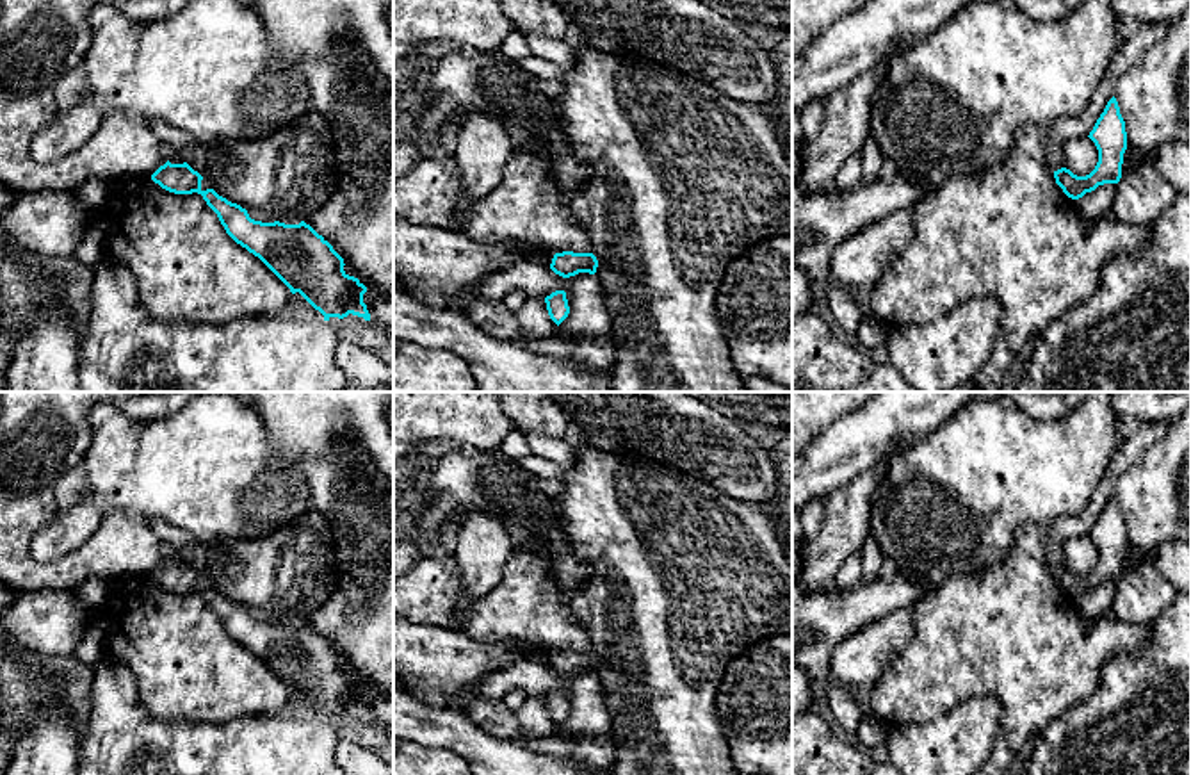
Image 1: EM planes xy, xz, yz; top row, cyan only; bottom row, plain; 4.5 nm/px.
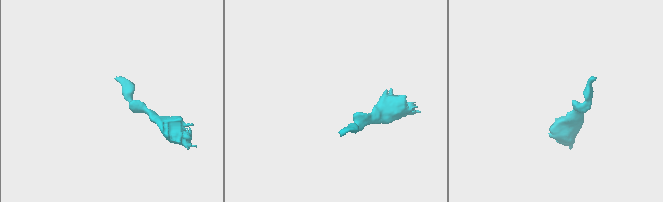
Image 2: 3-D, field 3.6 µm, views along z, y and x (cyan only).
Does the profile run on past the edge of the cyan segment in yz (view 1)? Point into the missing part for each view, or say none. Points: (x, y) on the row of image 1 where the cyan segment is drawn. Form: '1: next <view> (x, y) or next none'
1: next none

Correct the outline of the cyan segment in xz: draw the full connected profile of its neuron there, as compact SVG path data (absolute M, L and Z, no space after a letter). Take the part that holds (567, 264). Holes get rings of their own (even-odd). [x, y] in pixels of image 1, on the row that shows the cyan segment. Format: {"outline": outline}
{"outline": "M573 251L555 253L550 264L550 269L563 278L570 278L579 273L595 274L596 267L598 260L593 253L573 253Z"}

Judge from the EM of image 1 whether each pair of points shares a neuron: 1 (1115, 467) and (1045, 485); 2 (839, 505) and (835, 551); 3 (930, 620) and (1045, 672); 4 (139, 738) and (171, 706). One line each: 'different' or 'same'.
1: different
2: same
3: same
4: different

